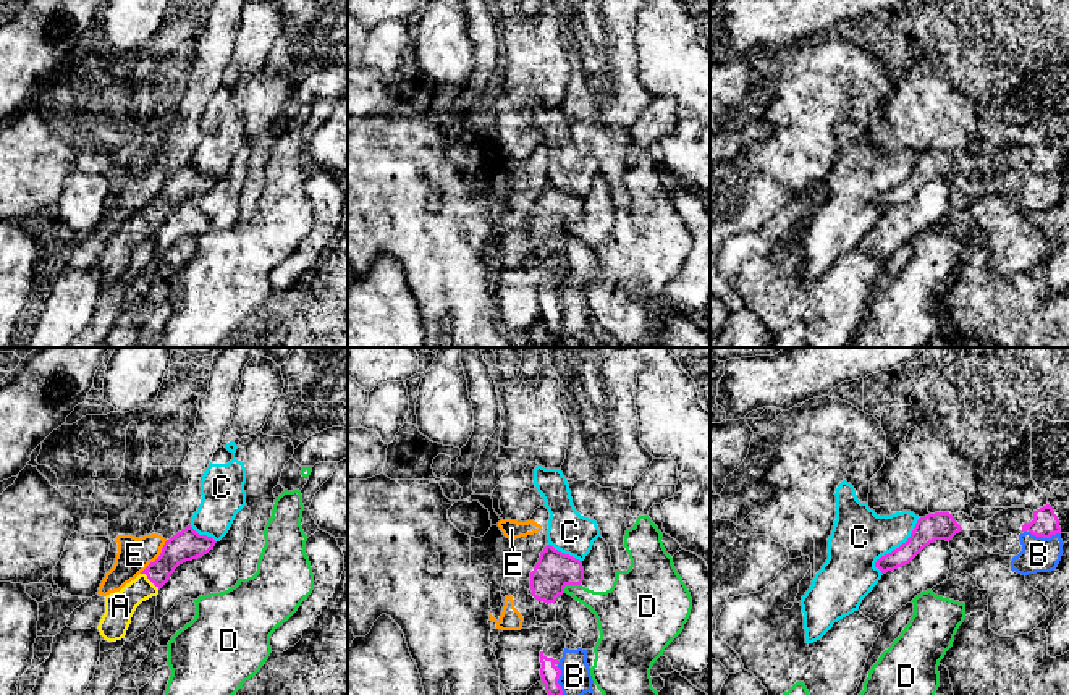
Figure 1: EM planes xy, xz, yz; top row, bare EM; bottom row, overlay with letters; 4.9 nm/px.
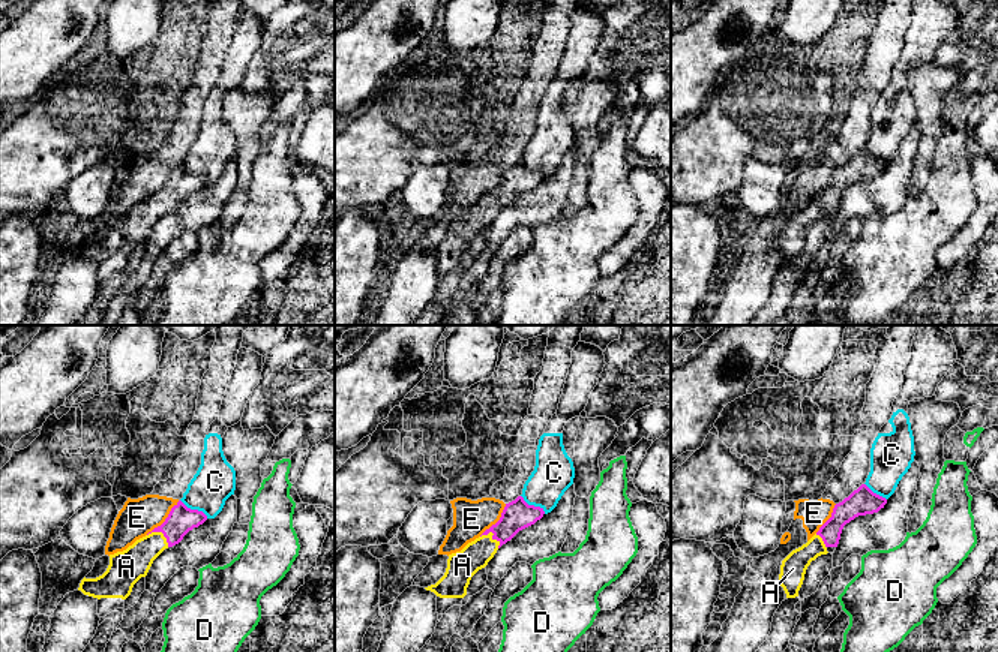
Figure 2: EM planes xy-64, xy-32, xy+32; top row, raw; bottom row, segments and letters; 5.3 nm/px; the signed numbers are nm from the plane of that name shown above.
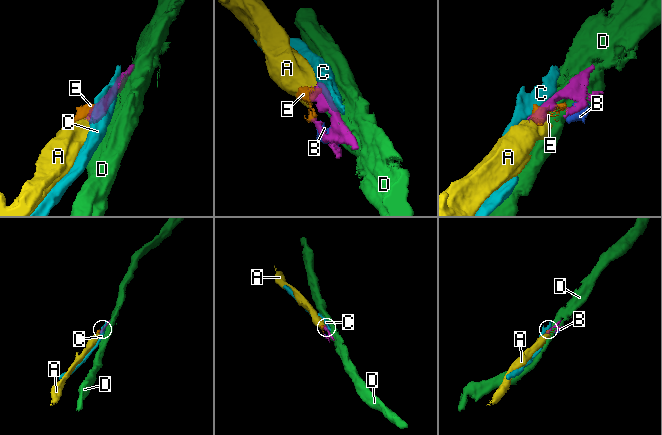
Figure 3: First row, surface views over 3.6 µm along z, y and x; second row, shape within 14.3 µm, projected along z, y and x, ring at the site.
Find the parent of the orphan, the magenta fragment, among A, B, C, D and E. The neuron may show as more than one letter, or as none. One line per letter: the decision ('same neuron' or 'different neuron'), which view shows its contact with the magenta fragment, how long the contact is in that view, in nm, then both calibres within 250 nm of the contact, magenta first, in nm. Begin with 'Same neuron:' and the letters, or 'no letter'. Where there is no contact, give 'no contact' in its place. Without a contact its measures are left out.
Same neuron: A
A: same neuron; contact in xy; length 130 nm; calibres 160 and 150 nm
B: different neuron; contact in yz; length 160 nm; calibres 130 and 180 nm
C: different neuron; contact in yz; length 340 nm; calibres 140 and 280 nm
D: different neuron; contact in xz; length 100 nm; calibres 190 and 190 nm
E: different neuron; contact in xy; length 220 nm; calibres 160 and 170 nm

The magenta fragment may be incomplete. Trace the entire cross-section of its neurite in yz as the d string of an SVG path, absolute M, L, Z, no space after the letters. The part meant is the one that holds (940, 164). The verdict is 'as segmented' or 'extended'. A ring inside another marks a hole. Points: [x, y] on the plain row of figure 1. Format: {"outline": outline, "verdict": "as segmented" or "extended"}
{"outline": "M935 150L920 155L907 176L899 186L877 197L875 205L886 212L909 202L925 184L936 178L949 179L962 165L949 150Z", "verdict": "as segmented"}

